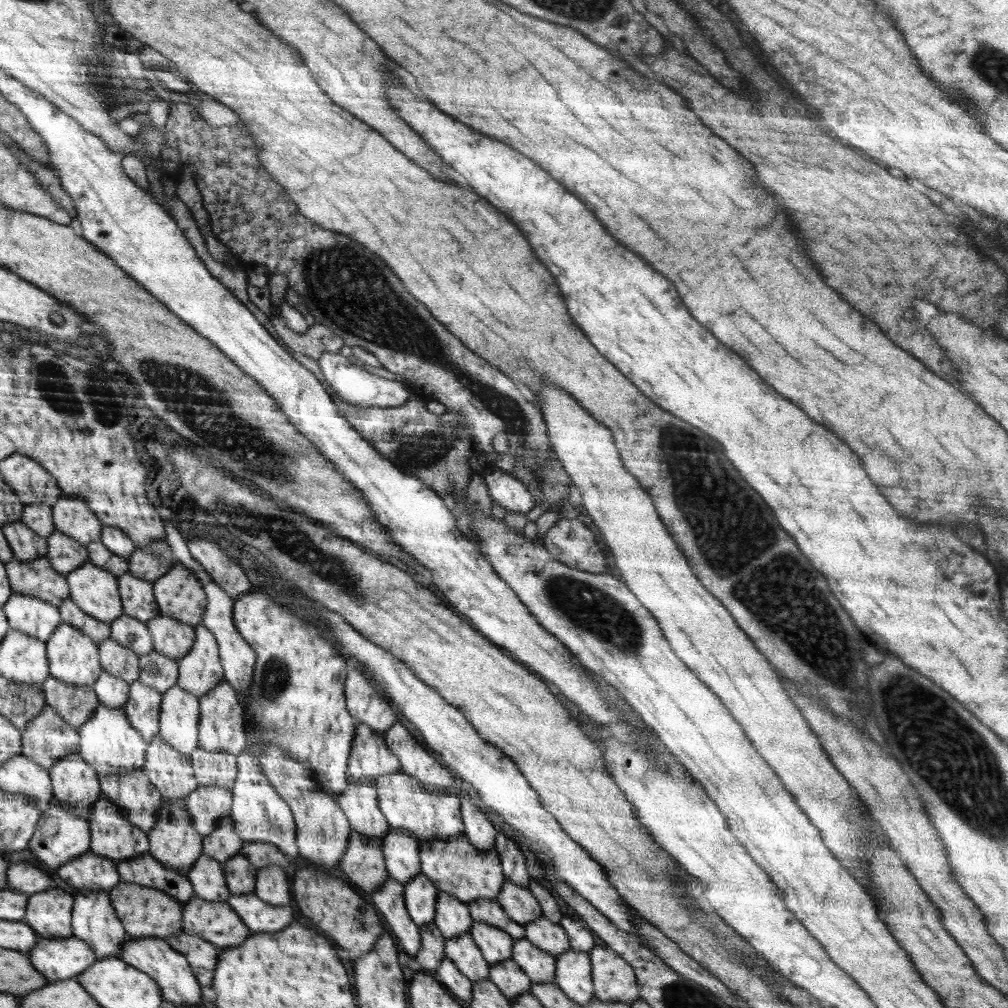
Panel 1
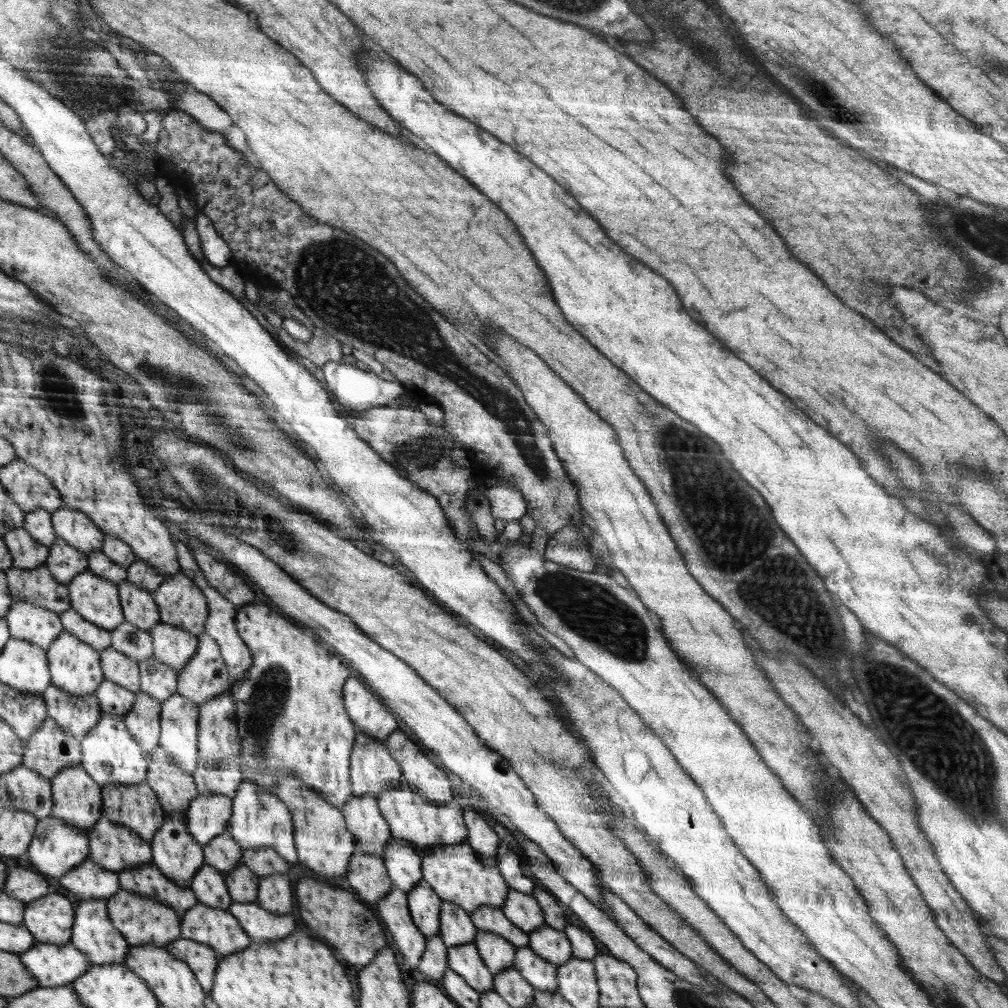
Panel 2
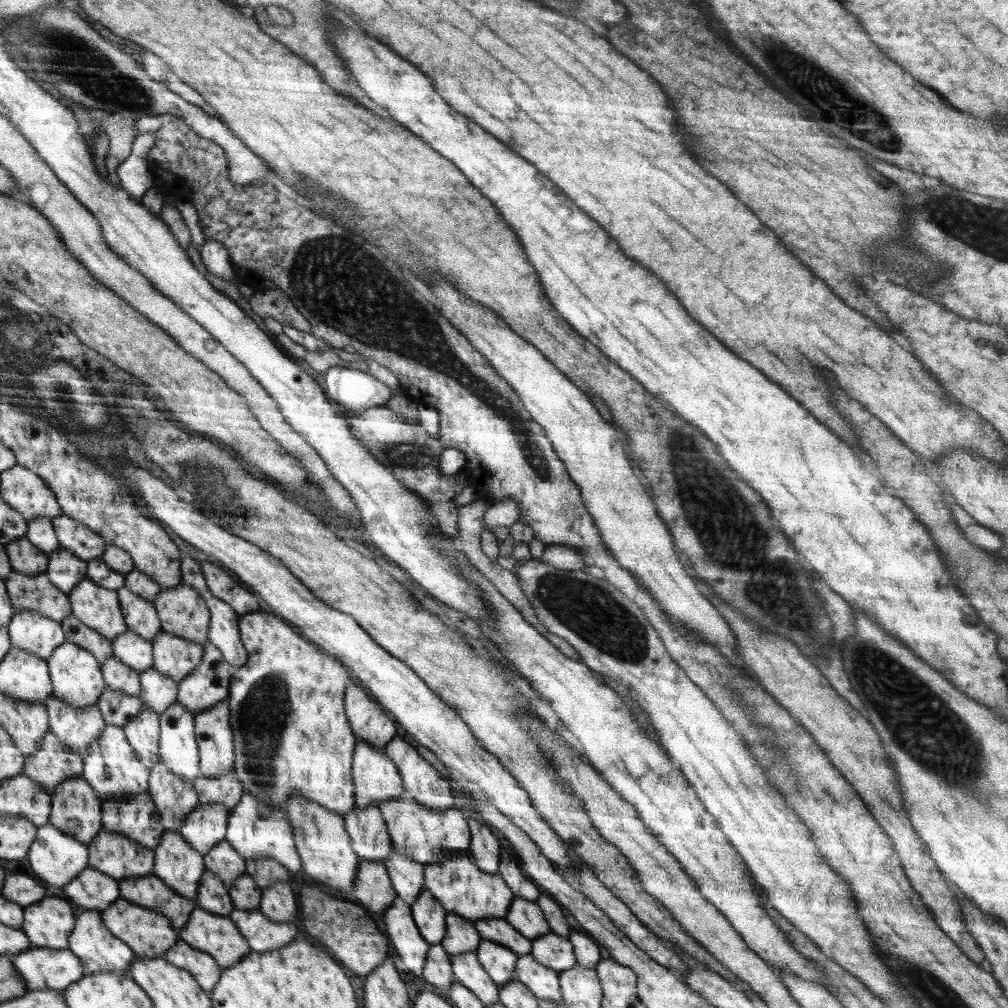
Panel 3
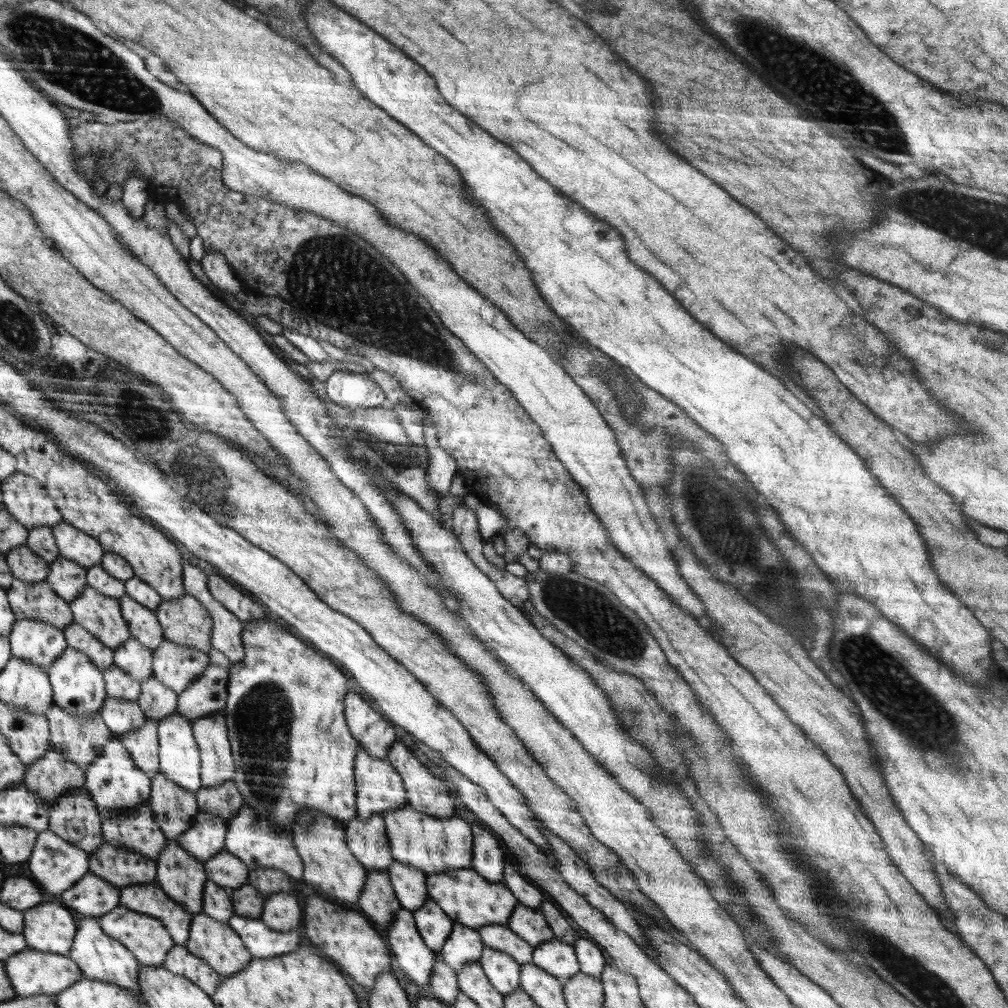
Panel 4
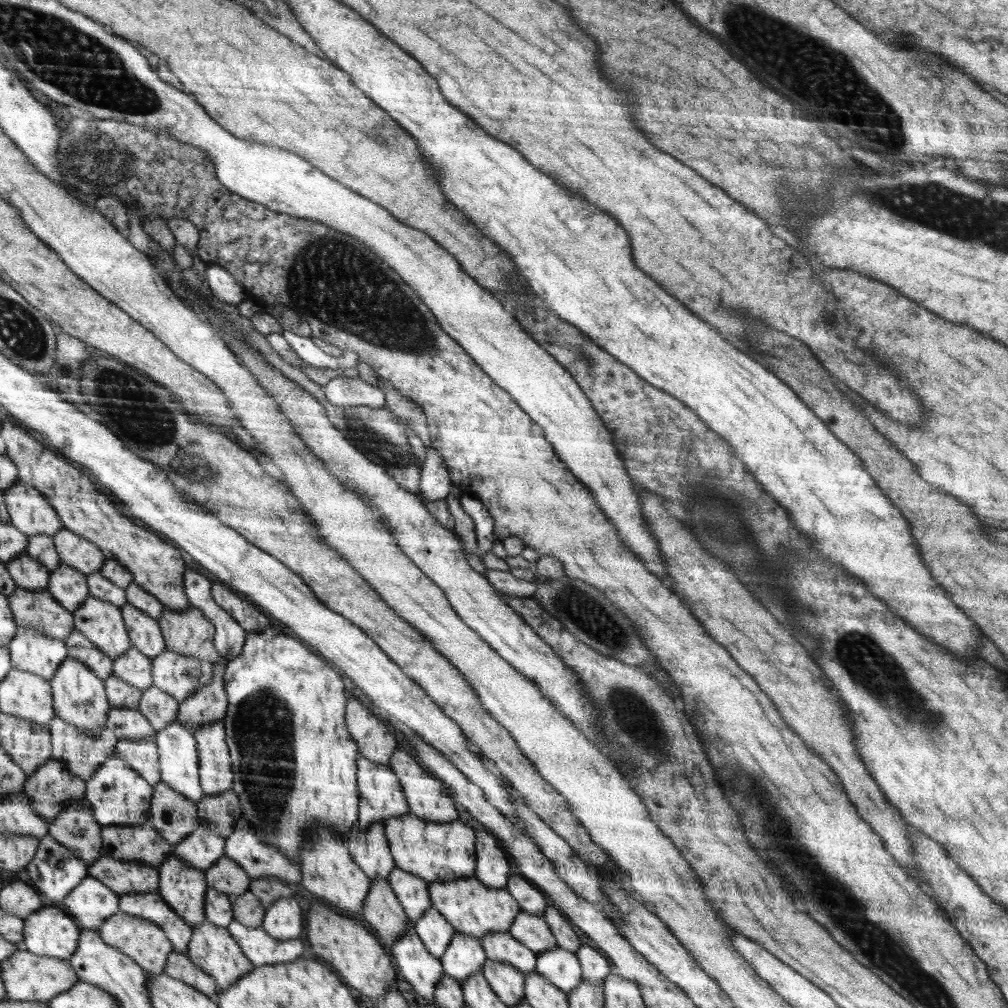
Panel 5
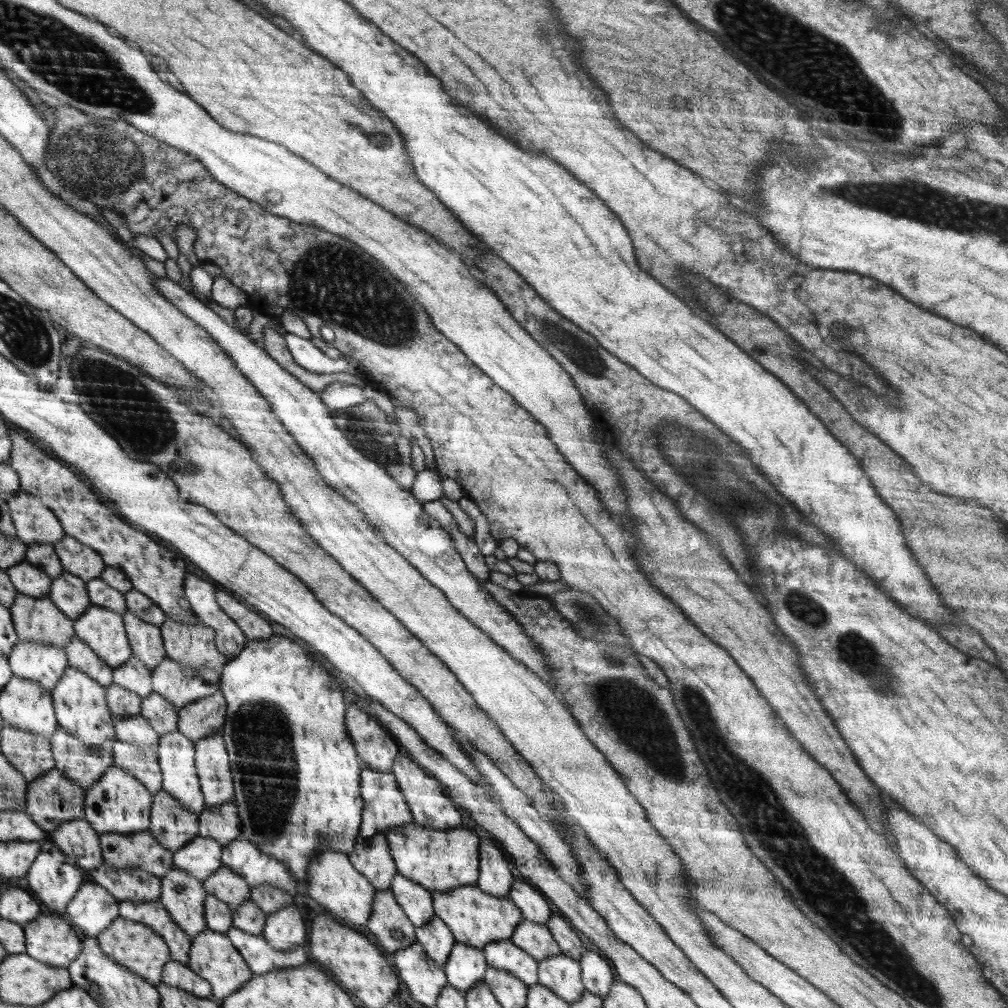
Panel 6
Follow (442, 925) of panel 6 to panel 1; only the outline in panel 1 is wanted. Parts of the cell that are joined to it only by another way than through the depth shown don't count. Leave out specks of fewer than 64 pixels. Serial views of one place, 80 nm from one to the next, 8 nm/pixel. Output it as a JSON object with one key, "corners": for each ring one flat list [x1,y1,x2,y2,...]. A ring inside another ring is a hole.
{"corners":[[425,874,415,876,404,885,405,907,417,925,434,922,438,893]]}

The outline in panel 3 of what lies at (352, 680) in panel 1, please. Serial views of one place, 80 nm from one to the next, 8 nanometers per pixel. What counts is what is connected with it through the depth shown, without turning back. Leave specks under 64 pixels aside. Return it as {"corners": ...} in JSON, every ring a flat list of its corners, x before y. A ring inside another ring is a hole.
{"corners":[[356,681,350,688,346,688,344,706,354,736,358,736,381,751,394,738,396,734,394,722,384,714,385,710,360,690]]}

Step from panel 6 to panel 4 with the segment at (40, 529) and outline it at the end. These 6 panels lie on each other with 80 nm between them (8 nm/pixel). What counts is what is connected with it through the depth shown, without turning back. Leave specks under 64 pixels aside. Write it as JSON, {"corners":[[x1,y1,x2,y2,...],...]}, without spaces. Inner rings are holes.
{"corners":[[18,470,1,482,3,503,14,520,32,528,51,528,63,522,62,513,39,480]]}

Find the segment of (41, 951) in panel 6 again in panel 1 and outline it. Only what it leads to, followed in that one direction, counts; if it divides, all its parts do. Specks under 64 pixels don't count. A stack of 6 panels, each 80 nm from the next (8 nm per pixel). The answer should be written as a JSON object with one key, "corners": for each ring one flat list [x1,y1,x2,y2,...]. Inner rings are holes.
{"corners":[[62,889,27,897,24,921,42,939,68,939,74,934,72,896]]}

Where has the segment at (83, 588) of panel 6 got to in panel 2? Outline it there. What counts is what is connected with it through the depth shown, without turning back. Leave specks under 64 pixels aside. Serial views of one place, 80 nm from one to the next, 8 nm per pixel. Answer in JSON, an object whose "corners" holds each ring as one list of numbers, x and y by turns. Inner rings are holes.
{"corners":[[62,538,56,539,56,542,50,546,49,552,46,566,55,580,64,586,68,586,76,575,90,567,89,557,80,550,76,550,74,546,66,544]]}

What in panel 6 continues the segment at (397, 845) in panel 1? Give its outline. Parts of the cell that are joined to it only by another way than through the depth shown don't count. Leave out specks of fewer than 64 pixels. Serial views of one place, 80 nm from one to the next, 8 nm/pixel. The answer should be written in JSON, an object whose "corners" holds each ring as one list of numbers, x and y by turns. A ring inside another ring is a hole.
{"corners":[[396,873,390,889,416,930,435,915,434,898,424,885]]}

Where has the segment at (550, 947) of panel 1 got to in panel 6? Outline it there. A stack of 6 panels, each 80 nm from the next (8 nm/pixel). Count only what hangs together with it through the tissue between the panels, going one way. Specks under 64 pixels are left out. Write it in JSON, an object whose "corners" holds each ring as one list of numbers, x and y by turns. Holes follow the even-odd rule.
{"corners":[[560,953,538,962,538,977,556,996,574,1004,580,1000,586,986,581,979,581,964,576,959]]}

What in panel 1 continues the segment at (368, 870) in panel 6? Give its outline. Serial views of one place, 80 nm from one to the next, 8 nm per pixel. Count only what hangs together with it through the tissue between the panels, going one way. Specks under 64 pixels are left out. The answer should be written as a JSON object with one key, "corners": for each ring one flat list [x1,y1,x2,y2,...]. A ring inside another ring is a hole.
{"corners":[[372,783,349,784,338,804,346,813,352,830,373,839,382,839,390,829,386,817,380,810,377,791]]}

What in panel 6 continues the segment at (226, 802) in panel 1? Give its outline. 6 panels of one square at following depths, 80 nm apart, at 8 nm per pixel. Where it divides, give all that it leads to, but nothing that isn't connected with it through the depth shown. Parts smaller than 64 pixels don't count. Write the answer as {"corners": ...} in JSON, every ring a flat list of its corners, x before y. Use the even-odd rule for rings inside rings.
{"corners":[[195,836,190,843,174,853,174,864,182,872,199,878,201,882,223,864,221,853,224,851,217,840]]}

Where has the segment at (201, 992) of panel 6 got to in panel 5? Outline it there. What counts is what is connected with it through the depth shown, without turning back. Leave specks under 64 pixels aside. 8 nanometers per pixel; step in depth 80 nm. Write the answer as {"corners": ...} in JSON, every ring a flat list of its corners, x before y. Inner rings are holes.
{"corners":[[173,950,167,960,164,973,173,979,184,981,184,984,192,985,192,988,199,989,204,996,217,995,218,985,215,980,193,962,187,953]]}

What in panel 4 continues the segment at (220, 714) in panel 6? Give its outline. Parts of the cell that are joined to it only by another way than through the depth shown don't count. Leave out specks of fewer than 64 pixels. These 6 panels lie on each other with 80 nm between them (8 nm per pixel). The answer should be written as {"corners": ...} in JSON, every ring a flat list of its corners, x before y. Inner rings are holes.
{"corners":[[212,648,208,668,177,695,177,711,192,723,216,714,227,706,227,688,231,662,222,652]]}

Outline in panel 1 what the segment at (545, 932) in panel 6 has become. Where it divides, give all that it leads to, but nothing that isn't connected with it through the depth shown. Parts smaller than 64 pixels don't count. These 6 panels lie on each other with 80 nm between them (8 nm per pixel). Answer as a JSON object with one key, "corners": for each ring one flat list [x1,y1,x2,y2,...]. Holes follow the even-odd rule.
{"corners":[[504,881,497,901,502,905,504,912,521,925,535,922,543,916,542,906,531,889,521,887,512,881]]}

